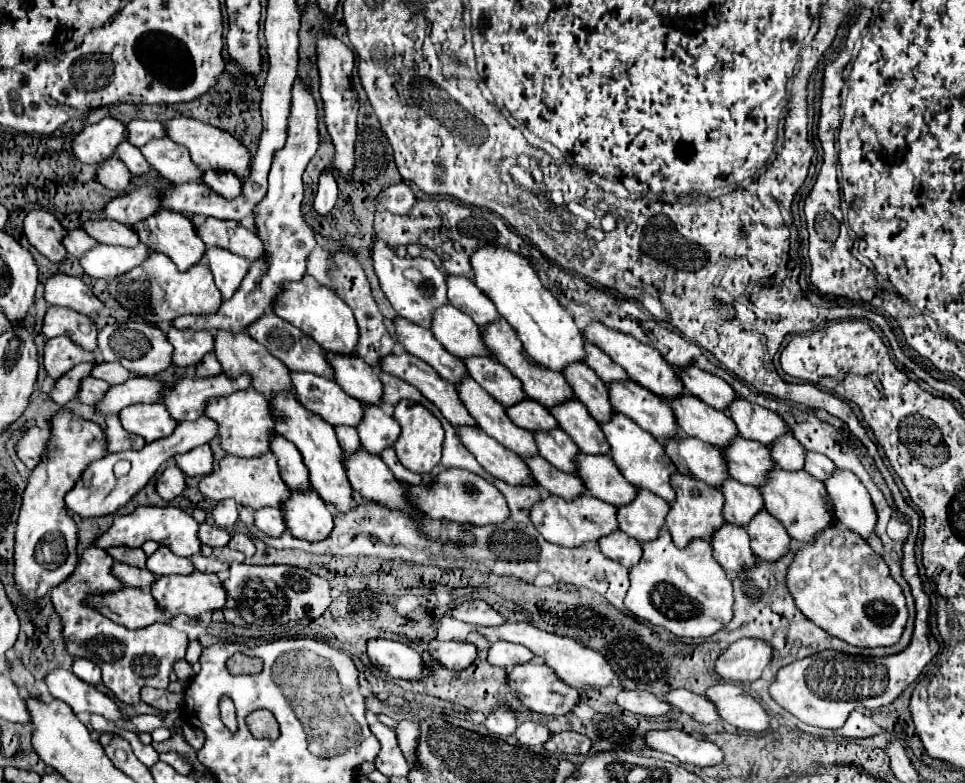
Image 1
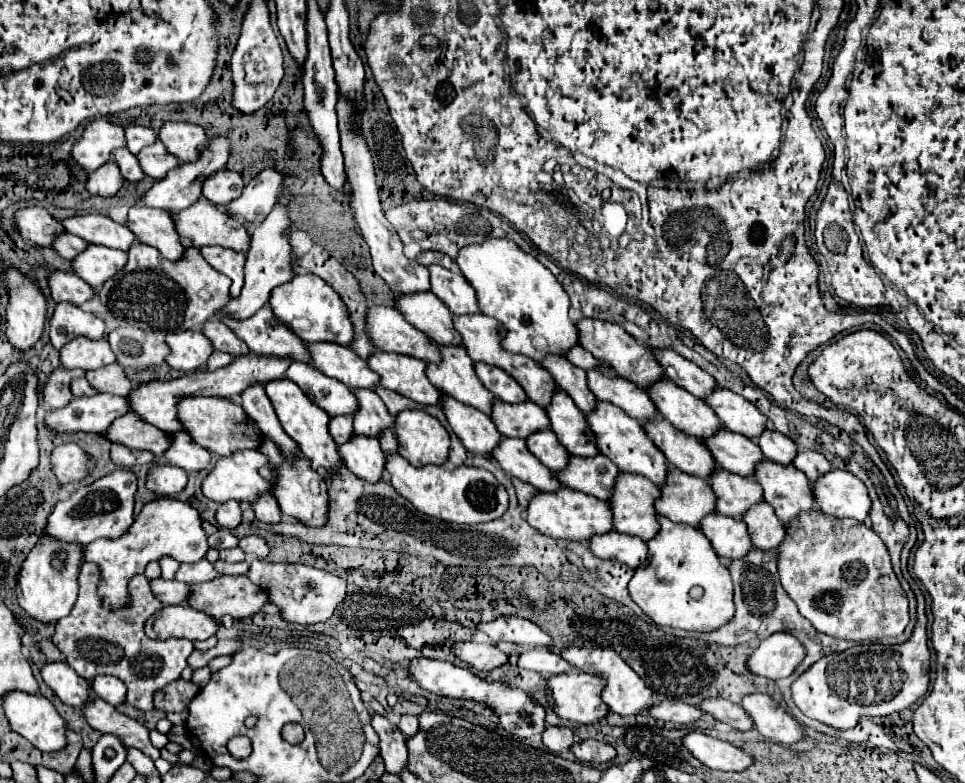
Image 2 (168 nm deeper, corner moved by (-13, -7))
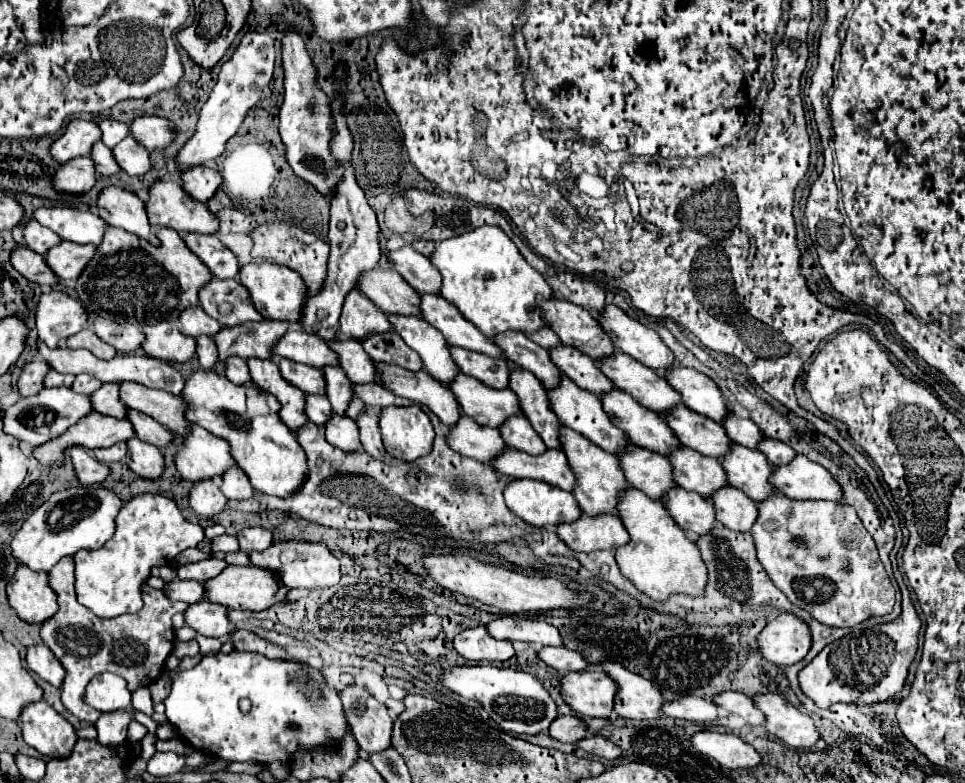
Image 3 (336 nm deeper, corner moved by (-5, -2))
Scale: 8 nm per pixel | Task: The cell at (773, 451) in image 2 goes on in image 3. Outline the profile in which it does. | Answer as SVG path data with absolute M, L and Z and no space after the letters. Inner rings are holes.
M733 413L723 421L723 427L735 443L749 447L749 449L757 449L757 443L761 443L765 439L761 429L751 419L739 419Z

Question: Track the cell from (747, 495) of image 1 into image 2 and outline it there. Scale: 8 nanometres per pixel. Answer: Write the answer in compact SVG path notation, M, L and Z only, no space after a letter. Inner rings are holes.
M721 468L711 472L709 484L717 494L717 512L731 518L741 518L745 510L763 500L761 486L753 478L741 478Z

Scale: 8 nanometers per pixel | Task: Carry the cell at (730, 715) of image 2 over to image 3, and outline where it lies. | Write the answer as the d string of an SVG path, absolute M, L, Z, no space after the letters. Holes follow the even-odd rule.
M723 691L713 697L713 703L725 711L731 711L735 715L741 715L749 725L763 725L765 717L761 717L761 711L755 709L751 697L745 697L743 693Z

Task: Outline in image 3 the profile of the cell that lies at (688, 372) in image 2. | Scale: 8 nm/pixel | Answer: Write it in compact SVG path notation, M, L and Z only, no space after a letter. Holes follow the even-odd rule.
M607 305L605 315L601 315L599 323L605 327L605 333L611 337L613 345L619 351L631 355L653 371L673 369L675 355L667 345L663 345L661 337L653 329L625 315L615 305Z

